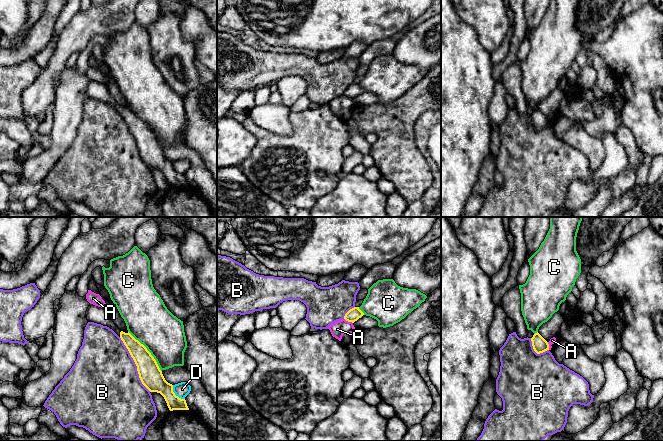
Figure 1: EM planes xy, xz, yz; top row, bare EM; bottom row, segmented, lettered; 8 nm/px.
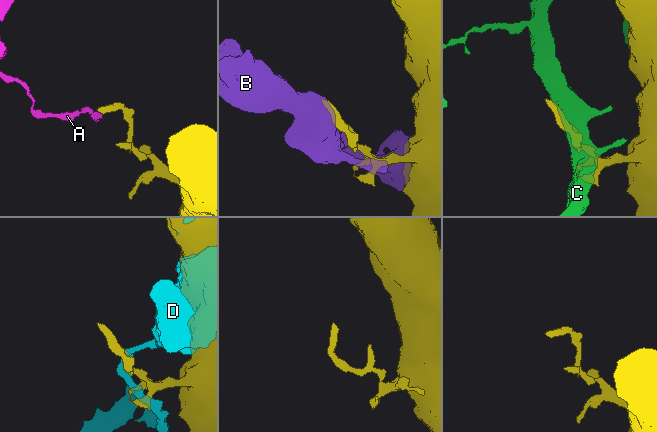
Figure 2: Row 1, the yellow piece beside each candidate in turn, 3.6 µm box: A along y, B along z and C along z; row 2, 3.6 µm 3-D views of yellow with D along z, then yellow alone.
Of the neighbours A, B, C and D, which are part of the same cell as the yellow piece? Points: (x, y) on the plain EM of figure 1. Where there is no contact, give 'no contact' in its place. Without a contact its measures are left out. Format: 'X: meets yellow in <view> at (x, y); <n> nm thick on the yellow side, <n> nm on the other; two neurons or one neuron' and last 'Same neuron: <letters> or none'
A: meets yellow in xz at (348, 97); 100 nm thick on the yellow side, 120 nm on the other; two neurons
B: meets yellow in xy at (135, 139); 180 nm thick on the yellow side, 500 nm on the other; two neurons
C: meets yellow in xy at (148, 127); 180 nm thick on the yellow side, 360 nm on the other; two neurons
D: meets yellow in xy at (174, 170); 180 nm thick on the yellow side, 120 nm on the other; two neurons
Same neuron: none

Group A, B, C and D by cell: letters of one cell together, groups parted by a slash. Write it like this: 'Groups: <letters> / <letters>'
Groups: A / B / C / D

